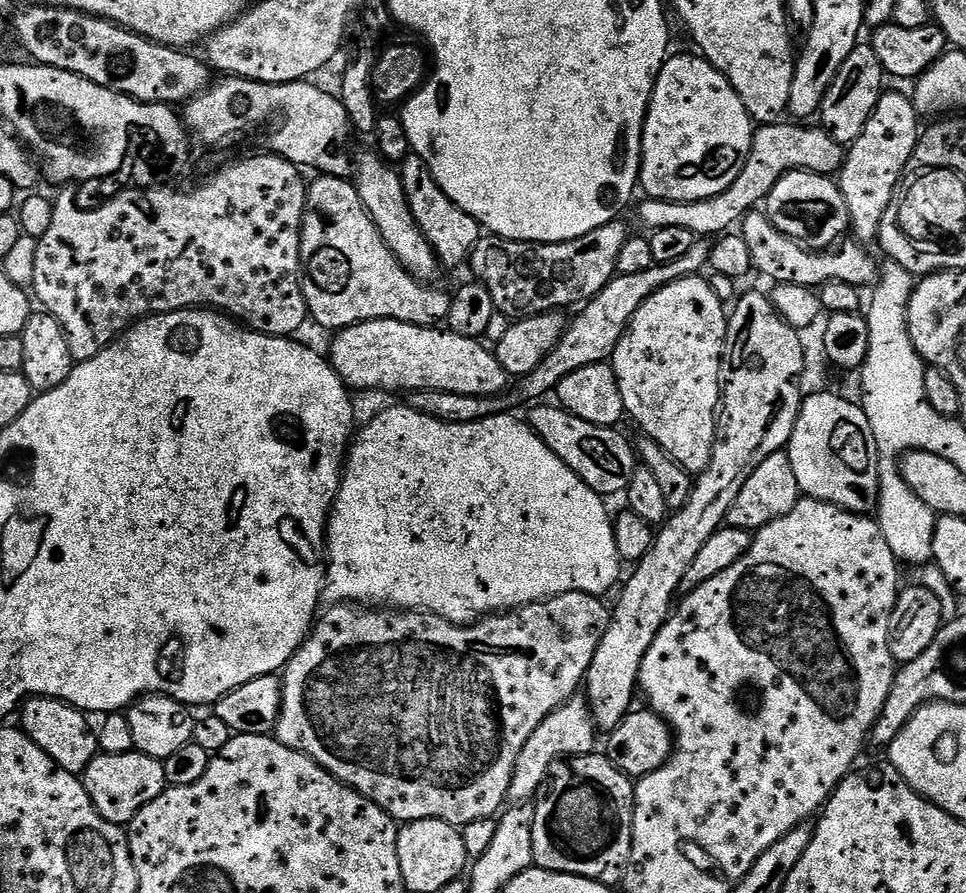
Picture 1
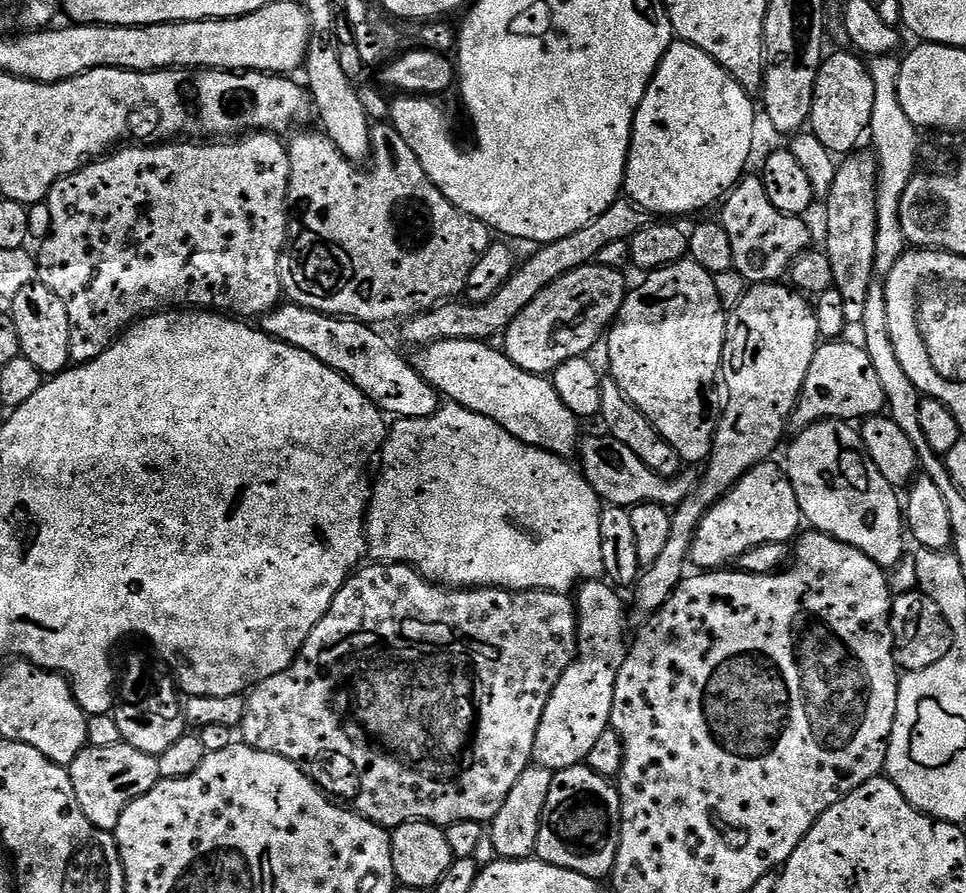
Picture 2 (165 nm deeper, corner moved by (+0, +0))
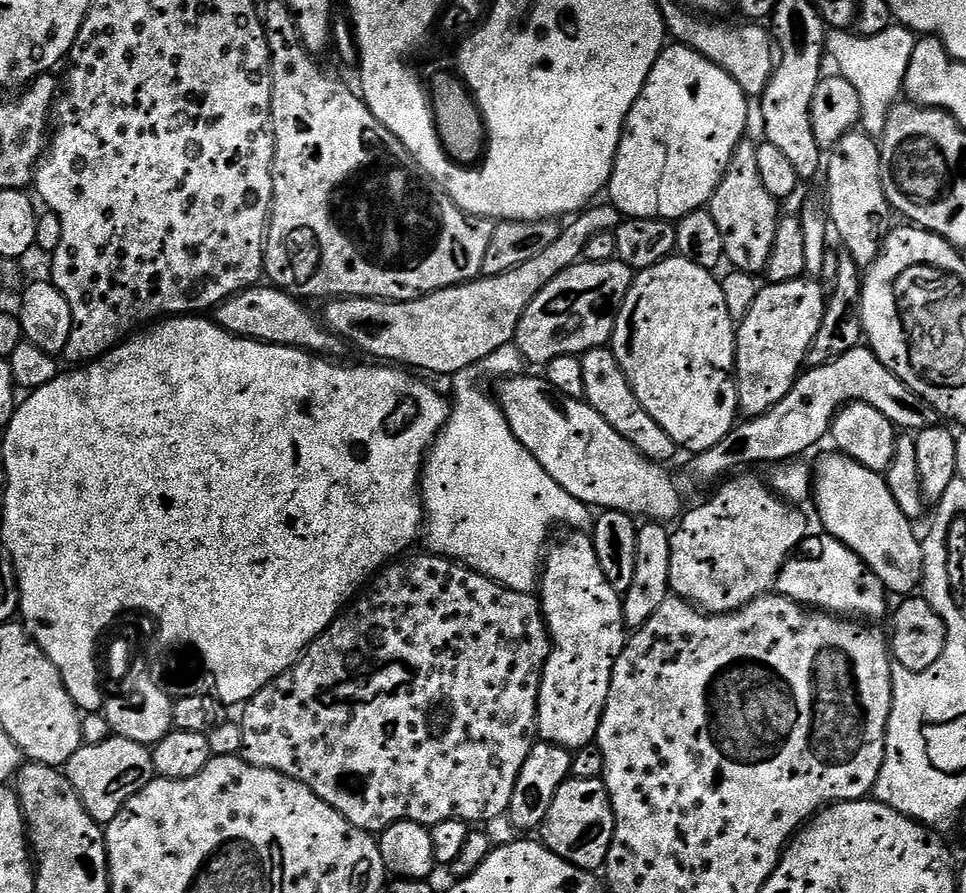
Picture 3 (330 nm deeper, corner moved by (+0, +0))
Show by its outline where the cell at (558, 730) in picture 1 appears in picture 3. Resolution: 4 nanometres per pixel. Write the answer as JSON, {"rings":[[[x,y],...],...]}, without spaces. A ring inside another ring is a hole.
{"rings":[[[572,530],[567,534],[569,536],[565,540],[558,541],[556,545],[553,543],[547,549],[542,564],[542,579],[538,585],[538,599],[544,622],[548,625],[552,653],[548,656],[540,683],[536,731],[541,741],[575,750],[593,743],[598,734],[600,719],[610,694],[610,678],[626,643],[626,625],[621,593],[616,592],[610,586],[606,574],[602,574],[591,535],[584,530]]]}

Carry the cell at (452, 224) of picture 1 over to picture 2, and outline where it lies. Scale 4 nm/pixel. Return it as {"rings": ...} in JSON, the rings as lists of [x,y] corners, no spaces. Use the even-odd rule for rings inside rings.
{"rings":[[[380,122],[372,129],[372,155],[369,172],[359,172],[357,165],[341,154],[334,146],[334,142],[327,134],[316,132],[304,132],[301,136],[293,135],[287,145],[290,158],[290,178],[288,179],[288,199],[294,209],[294,227],[290,232],[290,239],[286,245],[286,255],[280,260],[280,281],[286,290],[286,296],[293,304],[300,304],[303,308],[309,308],[315,312],[324,312],[327,316],[342,316],[345,320],[360,320],[364,324],[384,326],[387,320],[403,322],[409,316],[417,316],[419,312],[428,312],[437,304],[451,301],[463,293],[466,286],[466,278],[470,278],[470,270],[482,258],[490,243],[490,229],[482,221],[467,216],[465,212],[449,201],[438,186],[434,186],[432,179],[422,170],[422,162],[410,150],[406,138],[398,134],[398,130],[391,123]]]}

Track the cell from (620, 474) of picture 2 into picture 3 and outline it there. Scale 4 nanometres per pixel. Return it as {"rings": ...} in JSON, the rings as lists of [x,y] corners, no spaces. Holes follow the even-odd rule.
{"rings":[[[861,346],[834,358],[829,364],[801,371],[796,377],[796,384],[788,391],[786,398],[782,398],[782,402],[760,416],[737,423],[730,434],[718,442],[718,446],[695,453],[691,457],[692,476],[696,480],[716,480],[719,476],[727,477],[737,470],[747,469],[744,468],[747,464],[775,466],[789,458],[803,457],[803,452],[810,451],[823,436],[825,439],[831,433],[832,419],[847,404],[859,403],[874,406],[878,414],[886,414],[886,418],[890,418],[890,422],[900,430],[934,428],[942,420],[940,413],[930,406],[930,402],[926,402],[926,398],[914,394],[914,390],[894,375],[871,348]]]}

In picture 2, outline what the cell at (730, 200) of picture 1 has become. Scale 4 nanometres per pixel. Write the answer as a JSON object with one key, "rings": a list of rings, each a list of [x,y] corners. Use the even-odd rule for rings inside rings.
{"rings":[[[627,198],[615,200],[610,206],[610,210],[606,210],[598,218],[594,218],[589,224],[582,226],[582,230],[561,240],[555,240],[552,244],[537,247],[533,251],[536,253],[525,264],[523,261],[517,267],[516,271],[512,273],[512,277],[506,282],[506,286],[502,286],[502,290],[498,290],[498,294],[494,294],[494,298],[490,298],[490,302],[481,304],[445,302],[437,304],[428,312],[419,312],[417,316],[409,316],[402,324],[404,340],[408,344],[416,344],[415,346],[433,344],[443,340],[491,341],[493,339],[491,336],[499,337],[504,329],[510,326],[513,318],[522,314],[522,310],[526,310],[526,306],[530,306],[530,302],[534,302],[534,298],[538,298],[538,294],[543,288],[550,286],[559,276],[564,276],[567,272],[573,272],[576,268],[599,261],[602,250],[606,246],[610,246],[610,242],[631,240],[634,234],[638,234],[638,230],[644,228],[645,223],[644,209],[639,208]]]}

